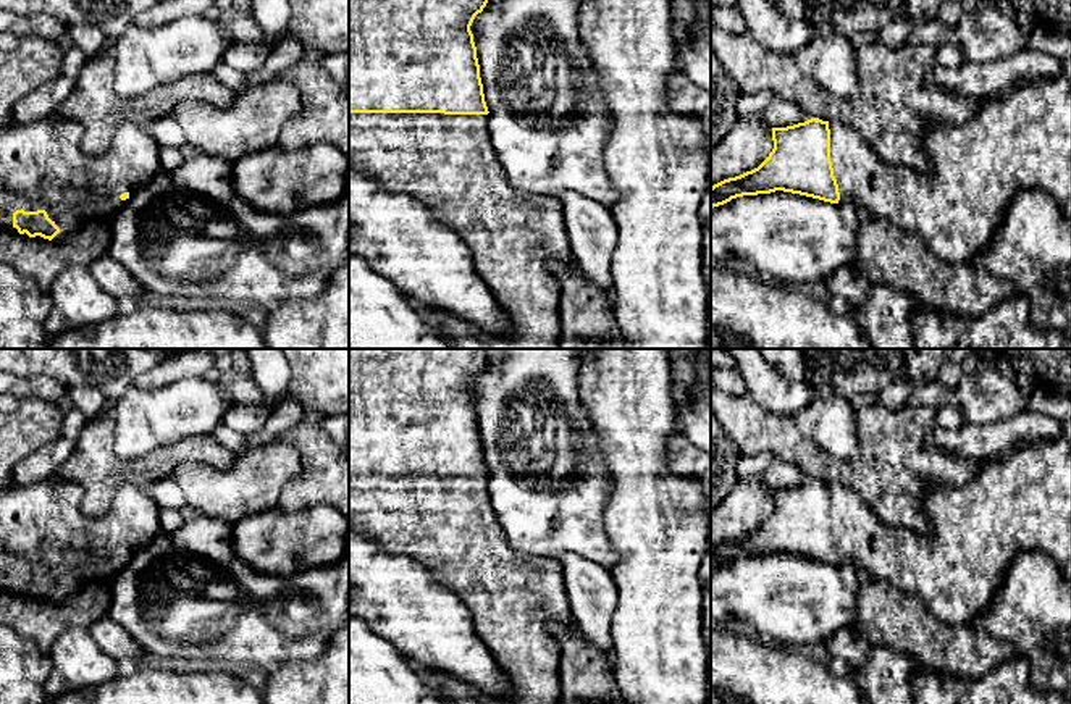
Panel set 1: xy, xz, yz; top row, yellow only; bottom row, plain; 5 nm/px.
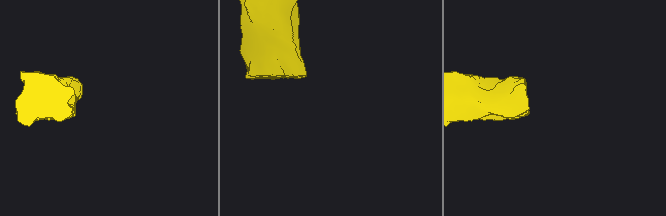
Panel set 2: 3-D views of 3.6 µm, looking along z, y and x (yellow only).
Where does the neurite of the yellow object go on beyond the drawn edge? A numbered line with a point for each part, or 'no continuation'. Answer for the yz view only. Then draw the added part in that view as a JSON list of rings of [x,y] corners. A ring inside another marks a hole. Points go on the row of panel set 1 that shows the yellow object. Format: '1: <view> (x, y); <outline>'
1: yz (1020, 141); [[[1065,74],[1019,86],[1008,95],[985,98],[968,123],[927,124],[922,132],[930,158],[927,173],[884,161],[859,132],[840,121],[829,121],[829,129],[830,161],[840,192],[837,205],[851,202],[869,218],[882,218],[919,234],[937,257],[950,263],[969,262],[992,242],[1011,199],[1023,189],[1044,191],[1071,221],[1071,79]]]

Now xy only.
1: xy (42, 167); [[[57,116],[13,129],[0,129],[0,229],[18,233],[13,226],[13,213],[16,210],[45,210],[48,218],[60,228],[60,233],[52,241],[60,242],[89,220],[105,223],[128,203],[137,187],[147,184],[162,170],[162,147],[144,124],[121,123],[111,147],[99,157],[82,152],[82,134],[84,128],[79,123]]]

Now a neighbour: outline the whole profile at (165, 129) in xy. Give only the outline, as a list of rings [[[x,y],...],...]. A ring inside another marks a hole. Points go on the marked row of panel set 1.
[[[171,115],[157,118],[144,126],[152,134],[152,137],[160,144],[160,147],[176,147],[184,152],[189,150],[187,139],[181,126]]]

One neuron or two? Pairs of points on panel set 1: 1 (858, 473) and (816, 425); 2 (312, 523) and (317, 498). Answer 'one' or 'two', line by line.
1: two
2: two

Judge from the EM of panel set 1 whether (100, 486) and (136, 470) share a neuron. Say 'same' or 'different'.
same

